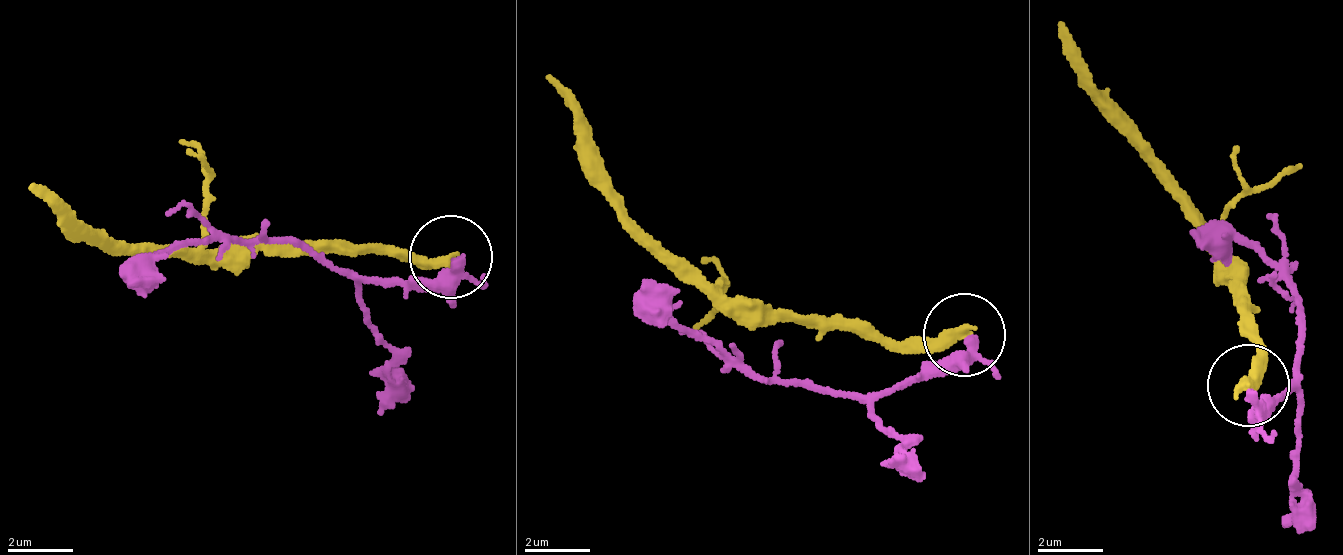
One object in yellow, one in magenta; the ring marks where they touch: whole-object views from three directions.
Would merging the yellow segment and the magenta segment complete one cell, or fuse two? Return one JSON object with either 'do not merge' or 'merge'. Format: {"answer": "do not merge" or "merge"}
{"answer": "do not merge"}

